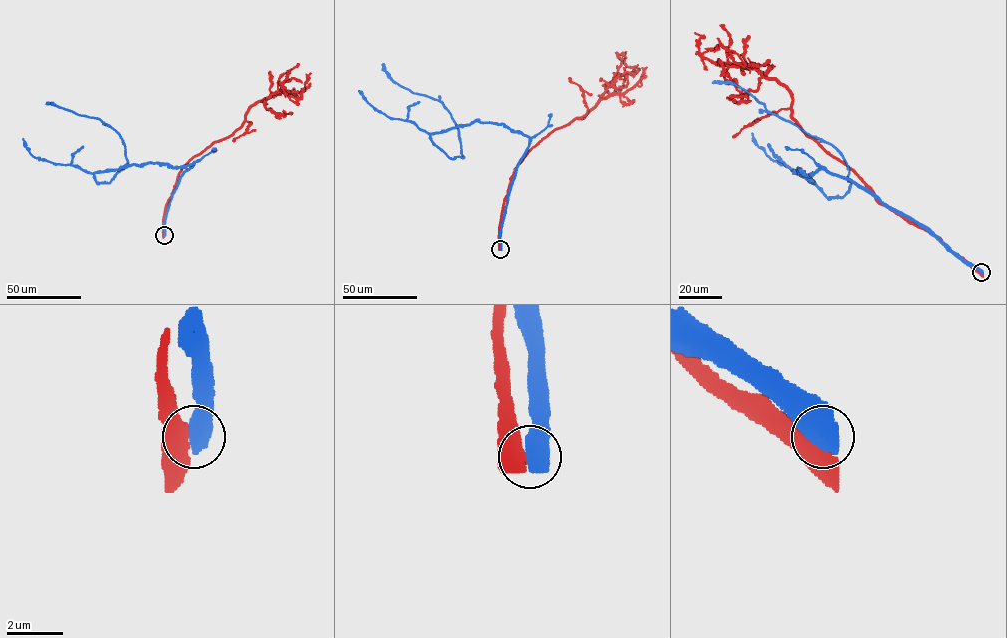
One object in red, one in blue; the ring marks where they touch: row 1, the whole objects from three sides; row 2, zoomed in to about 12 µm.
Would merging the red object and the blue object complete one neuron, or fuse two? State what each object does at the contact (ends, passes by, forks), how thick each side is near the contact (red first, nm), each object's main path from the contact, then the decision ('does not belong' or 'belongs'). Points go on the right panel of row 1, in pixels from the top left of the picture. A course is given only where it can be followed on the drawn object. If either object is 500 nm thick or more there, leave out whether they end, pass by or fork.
700 nm thick on the red side, 800 nm on the other; red runs (981, 272), (881, 204), (796, 122), (785, 87), (753, 68), (717, 65), (702, 54), (717, 46), (714, 52); blue runs (981, 272), (847, 179), (821, 169), (796, 171), (827, 197), (848, 189), (843, 156), (749, 92), (713, 81); does not belong

